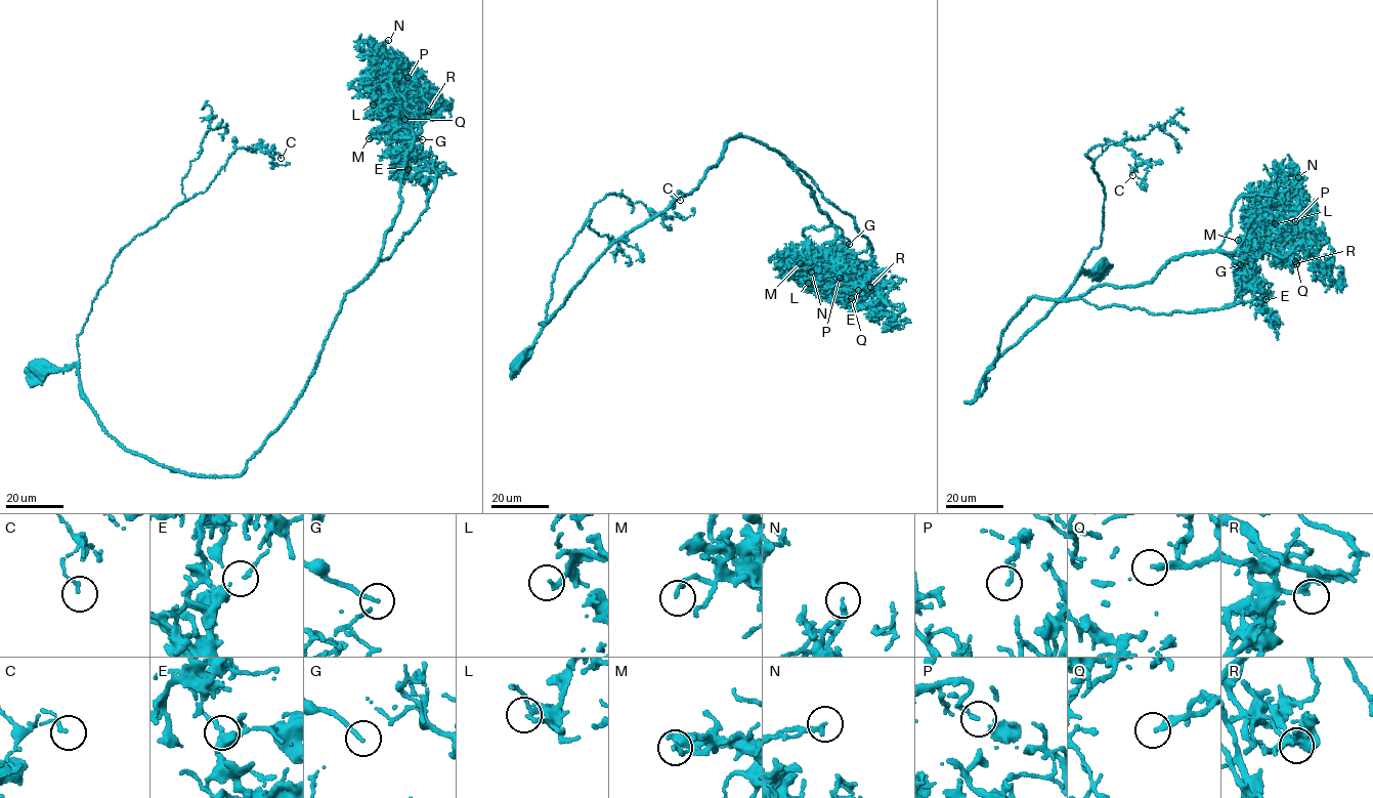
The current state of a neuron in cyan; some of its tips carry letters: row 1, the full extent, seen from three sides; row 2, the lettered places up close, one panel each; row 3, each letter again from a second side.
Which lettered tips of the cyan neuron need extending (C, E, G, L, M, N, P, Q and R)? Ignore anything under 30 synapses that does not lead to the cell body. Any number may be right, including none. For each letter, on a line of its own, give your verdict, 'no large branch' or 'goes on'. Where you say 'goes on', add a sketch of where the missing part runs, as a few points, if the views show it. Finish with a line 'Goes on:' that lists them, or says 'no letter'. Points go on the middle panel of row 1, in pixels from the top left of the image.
C: no large branch
E: no large branch
G: goes on; missing branch runs (849, 244), (858, 246), (893, 281), (893, 284), (876, 285), (872, 289), (882, 292), (880, 300), (892, 294)
L: no large branch
M: no large branch
N: no large branch
P: no large branch
Q: goes on; missing branch runs (851, 298), (867, 301), (871, 310), (866, 314)
R: no large branch
Goes on: G, Q

